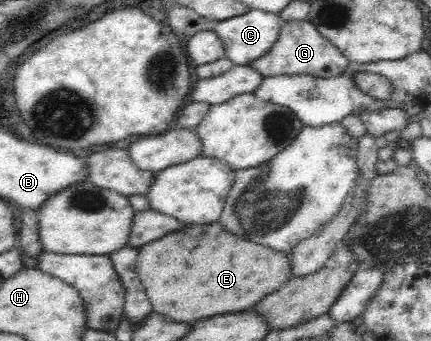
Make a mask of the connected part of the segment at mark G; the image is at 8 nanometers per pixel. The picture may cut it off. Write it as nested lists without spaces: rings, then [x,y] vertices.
[[[308,19],[304,21],[286,21],[282,24],[278,39],[262,57],[252,61],[251,65],[263,77],[279,75],[312,75],[314,77],[336,77],[344,73],[349,59],[328,41]]]

